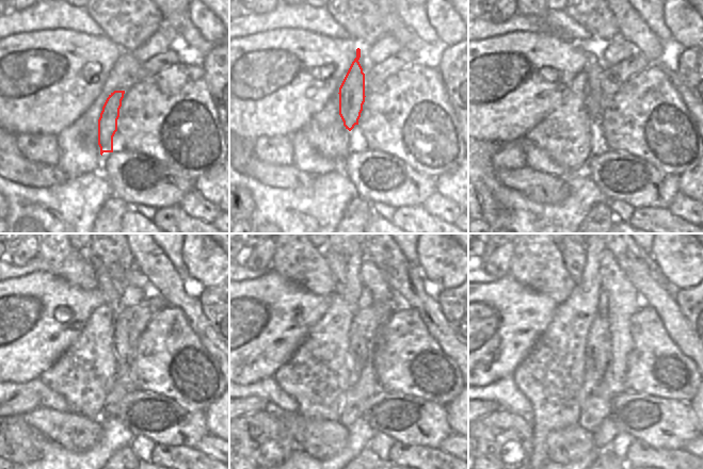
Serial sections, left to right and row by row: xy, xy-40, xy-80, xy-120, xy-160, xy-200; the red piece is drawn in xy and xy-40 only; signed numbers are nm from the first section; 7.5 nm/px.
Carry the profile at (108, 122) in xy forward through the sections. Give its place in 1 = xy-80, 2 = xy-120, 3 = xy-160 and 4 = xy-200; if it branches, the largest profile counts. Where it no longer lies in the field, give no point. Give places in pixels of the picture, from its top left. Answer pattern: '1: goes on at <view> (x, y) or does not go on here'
1: goes on at xy-80 (595, 65)
2: goes on at xy-120 (104, 282)
3: goes on at xy-160 (337, 262)
4: goes on at xy-200 (573, 255)

